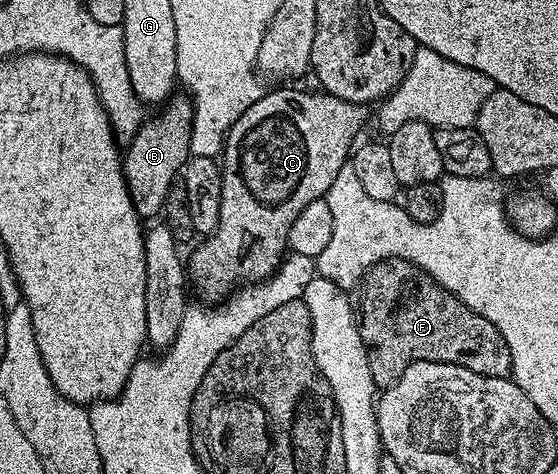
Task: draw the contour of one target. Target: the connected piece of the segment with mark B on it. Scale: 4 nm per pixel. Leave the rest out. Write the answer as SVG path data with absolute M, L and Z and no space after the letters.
M178 94L170 98L163 107L162 116L150 122L145 121L124 152L123 176L136 214L144 220L161 215L174 181L190 157L193 107L191 101L185 95L182 96Z

